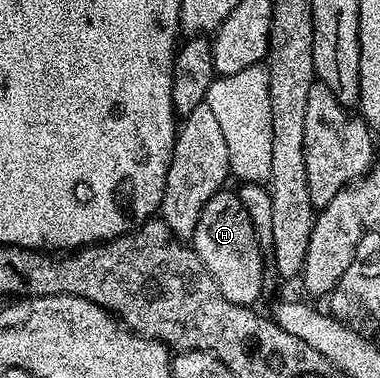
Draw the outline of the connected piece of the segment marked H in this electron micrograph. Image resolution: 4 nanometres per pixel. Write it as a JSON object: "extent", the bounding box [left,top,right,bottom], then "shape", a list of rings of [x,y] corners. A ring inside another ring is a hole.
{"extent":[189,191,264,306],"shape":[[[222,191],[215,193],[205,203],[201,211],[201,219],[197,219],[197,227],[189,238],[195,253],[201,259],[201,263],[209,271],[213,283],[234,305],[254,306],[259,293],[264,292],[263,266],[264,250],[260,249],[253,223],[249,223],[249,215],[245,215],[245,207],[241,207],[241,199],[238,192]]]}

